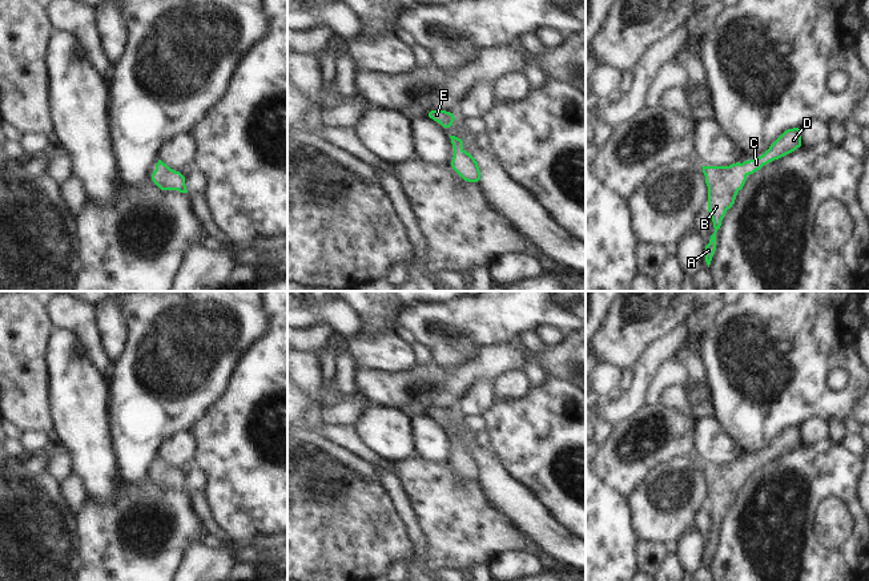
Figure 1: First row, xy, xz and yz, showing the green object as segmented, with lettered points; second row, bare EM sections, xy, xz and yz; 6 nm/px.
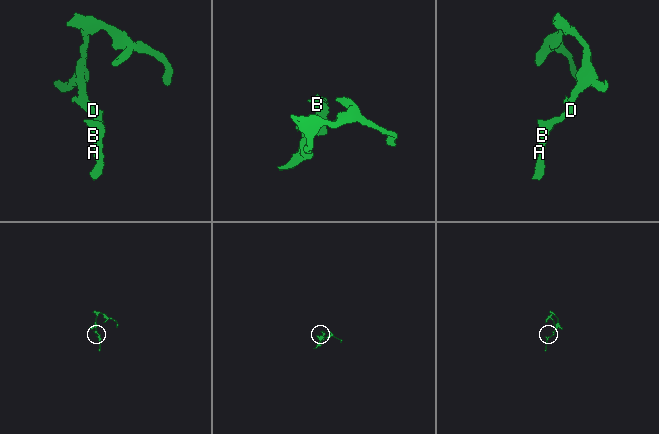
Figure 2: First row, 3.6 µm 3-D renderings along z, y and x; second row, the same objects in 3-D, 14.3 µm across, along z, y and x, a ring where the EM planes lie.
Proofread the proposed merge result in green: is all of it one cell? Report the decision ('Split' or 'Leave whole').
Leave whole.

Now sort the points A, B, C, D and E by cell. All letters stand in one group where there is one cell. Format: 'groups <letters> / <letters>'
groups A B C D E

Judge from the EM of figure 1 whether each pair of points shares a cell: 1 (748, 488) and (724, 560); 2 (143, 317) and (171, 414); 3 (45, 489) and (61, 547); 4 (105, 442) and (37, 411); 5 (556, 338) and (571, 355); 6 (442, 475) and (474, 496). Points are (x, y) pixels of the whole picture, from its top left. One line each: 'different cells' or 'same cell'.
1: same cell
2: same cell
3: same cell
4: different cells
5: different cells
6: same cell

